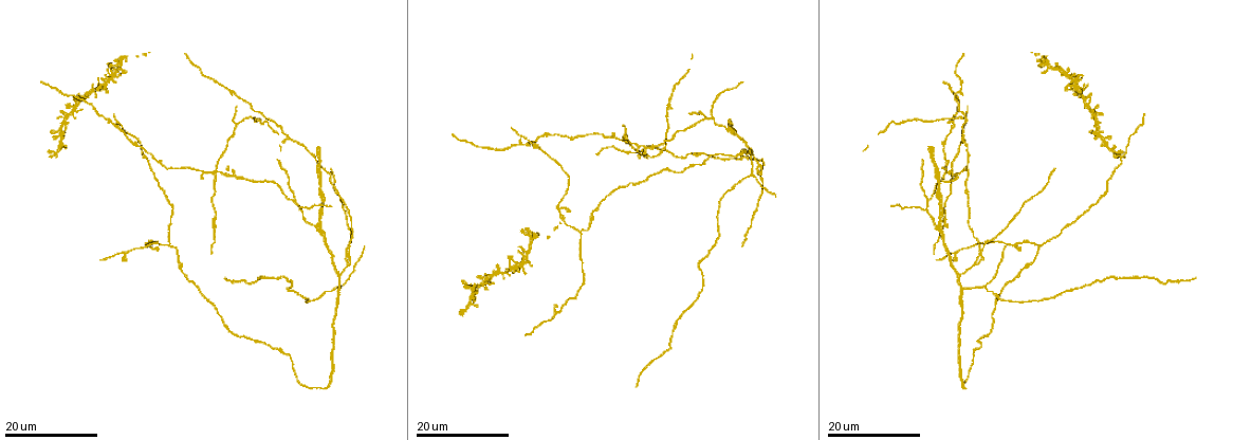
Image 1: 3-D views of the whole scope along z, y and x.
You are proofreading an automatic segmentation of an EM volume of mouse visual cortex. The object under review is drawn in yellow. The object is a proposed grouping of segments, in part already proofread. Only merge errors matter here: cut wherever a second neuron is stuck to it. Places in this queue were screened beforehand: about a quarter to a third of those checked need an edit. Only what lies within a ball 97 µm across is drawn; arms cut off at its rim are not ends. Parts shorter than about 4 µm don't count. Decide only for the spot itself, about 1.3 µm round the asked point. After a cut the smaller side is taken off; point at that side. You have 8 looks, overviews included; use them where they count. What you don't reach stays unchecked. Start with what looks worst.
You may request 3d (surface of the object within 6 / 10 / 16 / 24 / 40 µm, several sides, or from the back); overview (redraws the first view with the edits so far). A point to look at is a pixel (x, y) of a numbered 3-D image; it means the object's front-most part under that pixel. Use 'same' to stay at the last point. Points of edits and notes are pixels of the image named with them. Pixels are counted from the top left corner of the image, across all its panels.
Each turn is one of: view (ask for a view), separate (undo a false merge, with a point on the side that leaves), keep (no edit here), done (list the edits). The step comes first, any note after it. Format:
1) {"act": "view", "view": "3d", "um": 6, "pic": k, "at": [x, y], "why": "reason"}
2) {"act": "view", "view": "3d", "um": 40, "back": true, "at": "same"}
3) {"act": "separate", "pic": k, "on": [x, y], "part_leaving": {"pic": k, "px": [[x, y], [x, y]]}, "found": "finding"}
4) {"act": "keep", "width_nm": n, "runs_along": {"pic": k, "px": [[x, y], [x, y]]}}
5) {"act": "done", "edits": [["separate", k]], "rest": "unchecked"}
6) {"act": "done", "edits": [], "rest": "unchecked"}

{"act": "view", "view": "3d", "um": 16, "pic": 1, "at": [216, 169], "why": "branch point"}

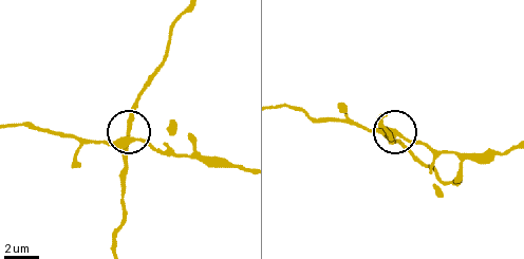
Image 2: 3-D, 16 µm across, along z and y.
{"act": "view", "view": "3d", "um": 10, "pic": 2, "at": [126, 130]}

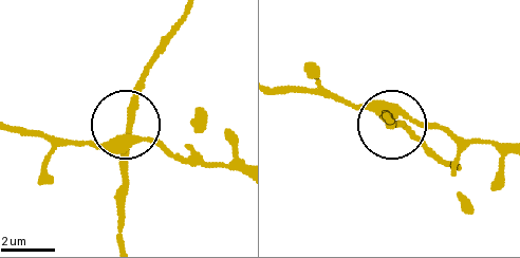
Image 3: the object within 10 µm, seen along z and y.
{"act": "separate", "pic": 3, "on": [127, 186], "width_nm": 300, "found": "a second neuron is stuck on"}

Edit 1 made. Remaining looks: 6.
{"act": "view", "view": "3d", "um": 24, "pic": 1, "at": [713, 119], "why": "arms part here"}

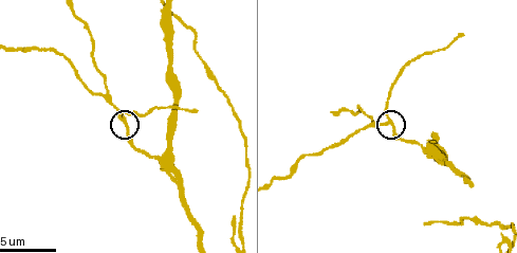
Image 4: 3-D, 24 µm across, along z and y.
{"act": "view", "view": "3d", "um": 10, "pic": 4, "at": [390, 121]}

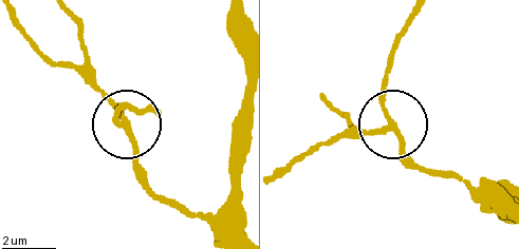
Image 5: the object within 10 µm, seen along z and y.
{"act": "keep", "arms": 3, "runs_along": {"pic": 5, "px": [[497, 214], [403, 151], [387, 62]]}, "found": "continuous, no second neuron"}

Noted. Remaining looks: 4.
{"act": "view", "view": "3d", "um": 10, "pic": 4, "at": [159, 157]}

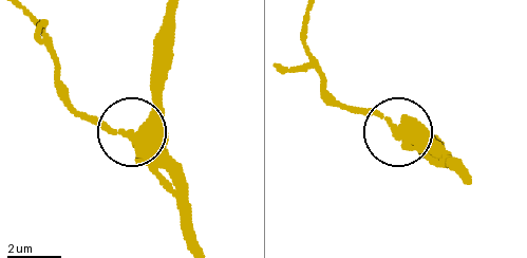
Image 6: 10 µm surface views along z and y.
{"act": "view", "view": "3d", "um": 10, "back": true, "pic": 6, "at": [134, 133]}

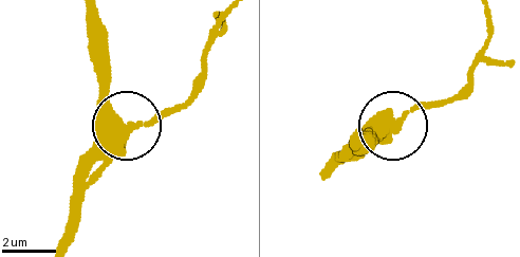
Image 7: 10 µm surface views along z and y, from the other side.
{"act": "keep", "runs_along": {"pic": 7, "px": [[63, 239], [77, 178], [125, 123], [97, 71]]}, "found": "all the same neuron"}

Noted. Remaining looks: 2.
{"act": "done", "edits": [["separate", 3]], "rest": "unchecked"}

